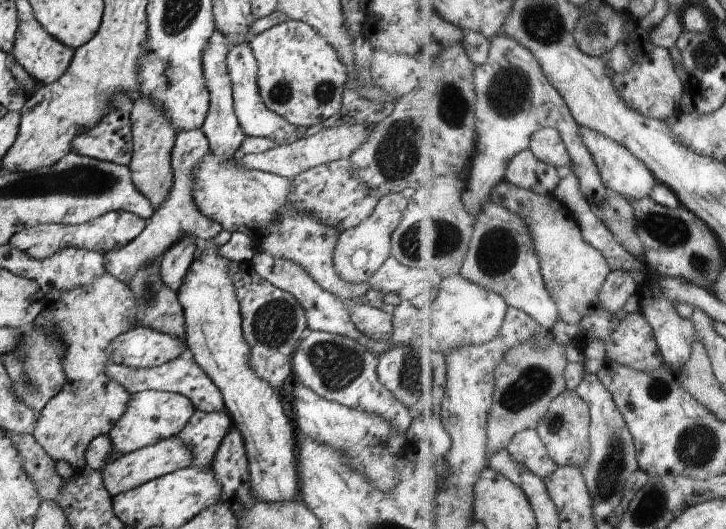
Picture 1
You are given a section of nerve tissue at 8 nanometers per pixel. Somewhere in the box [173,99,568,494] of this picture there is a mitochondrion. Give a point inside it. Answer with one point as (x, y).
(396, 156)

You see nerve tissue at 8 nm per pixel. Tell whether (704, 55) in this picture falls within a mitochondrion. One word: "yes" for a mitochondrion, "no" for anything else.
yes

